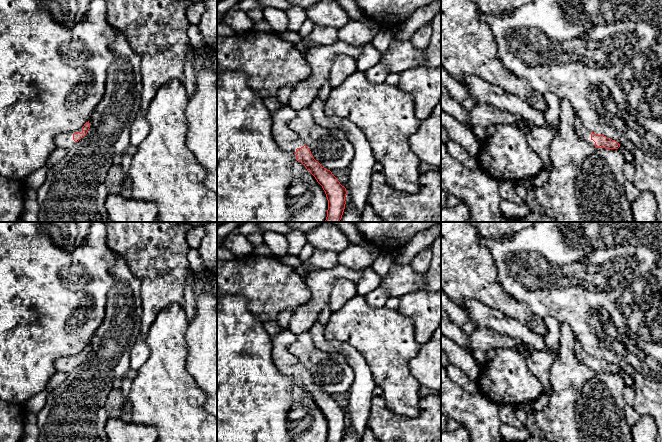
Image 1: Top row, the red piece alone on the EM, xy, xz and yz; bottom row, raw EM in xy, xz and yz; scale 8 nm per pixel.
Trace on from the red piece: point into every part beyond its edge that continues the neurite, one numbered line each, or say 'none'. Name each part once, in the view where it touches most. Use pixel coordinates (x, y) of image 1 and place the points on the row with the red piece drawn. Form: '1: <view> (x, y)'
1: xy (65, 140)

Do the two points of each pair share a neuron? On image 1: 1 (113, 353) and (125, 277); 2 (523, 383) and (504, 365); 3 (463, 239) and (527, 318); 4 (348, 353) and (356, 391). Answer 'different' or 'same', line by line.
1: same
2: same
3: same
4: same

